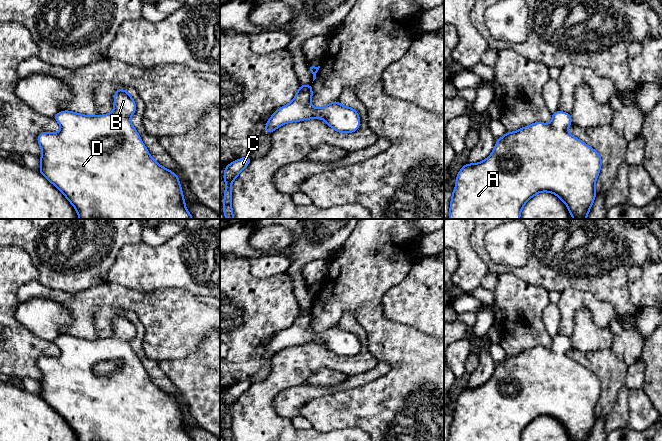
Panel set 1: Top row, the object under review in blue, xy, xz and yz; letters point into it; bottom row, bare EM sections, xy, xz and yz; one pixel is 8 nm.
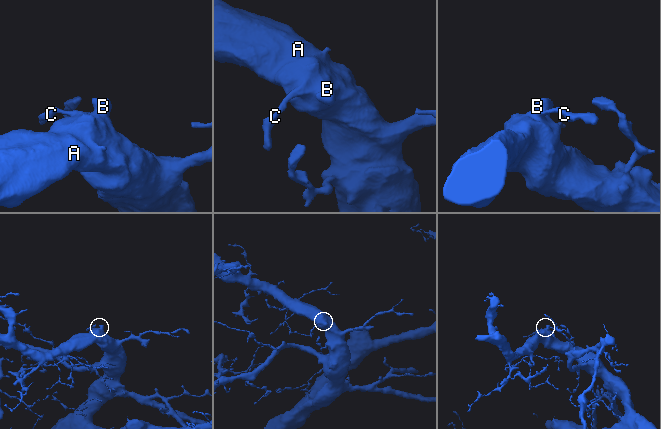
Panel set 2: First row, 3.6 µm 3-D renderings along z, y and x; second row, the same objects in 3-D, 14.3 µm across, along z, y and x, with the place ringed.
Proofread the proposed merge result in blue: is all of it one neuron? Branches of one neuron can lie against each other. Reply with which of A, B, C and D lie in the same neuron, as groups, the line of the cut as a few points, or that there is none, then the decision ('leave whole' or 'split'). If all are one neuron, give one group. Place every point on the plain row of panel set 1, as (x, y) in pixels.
groups A B C D; cut none; leave whole

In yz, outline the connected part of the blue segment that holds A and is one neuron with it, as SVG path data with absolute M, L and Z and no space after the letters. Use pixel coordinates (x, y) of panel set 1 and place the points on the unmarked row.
M558 334L552 337L550 348L535 346L516 356L506 356L496 365L489 381L476 388L466 387L458 396L449 441L520 441L527 425L539 416L551 416L558 420L572 441L587 441L597 418L595 406L602 383L596 374L568 356L571 348L571 339Z

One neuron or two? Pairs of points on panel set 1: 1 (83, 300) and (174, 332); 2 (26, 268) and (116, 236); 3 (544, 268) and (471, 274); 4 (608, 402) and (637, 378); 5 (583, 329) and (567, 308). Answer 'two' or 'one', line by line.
1: one
2: two
3: two
4: two
5: two

